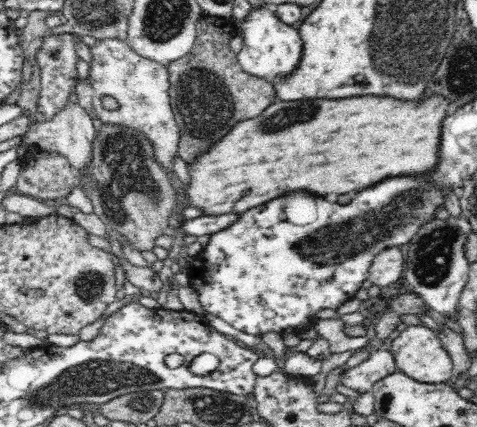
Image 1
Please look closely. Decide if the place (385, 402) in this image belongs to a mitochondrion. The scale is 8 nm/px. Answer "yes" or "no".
no

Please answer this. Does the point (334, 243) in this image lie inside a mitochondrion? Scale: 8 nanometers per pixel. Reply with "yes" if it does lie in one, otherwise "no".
yes

